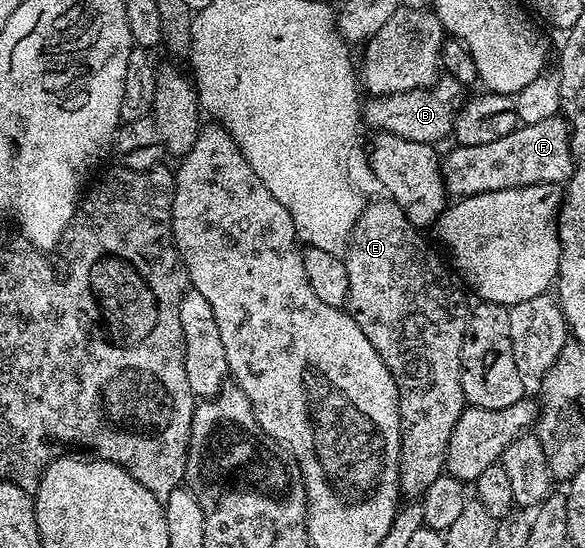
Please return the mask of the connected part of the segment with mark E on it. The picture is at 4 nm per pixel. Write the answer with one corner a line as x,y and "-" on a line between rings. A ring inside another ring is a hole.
388,197
380,198
374,203
366,202
349,238
349,246
343,252
349,286
347,310
359,329
363,329
367,341
375,345
387,369
391,369
391,377
395,377
401,414
401,494
405,497
420,497
431,481
438,479
445,471
445,454
455,421
459,421
467,406
461,384
461,346
471,307
465,304
462,284
457,284
449,276
450,268
441,264
440,257
421,236
424,234
413,227
411,221
407,221
399,204

